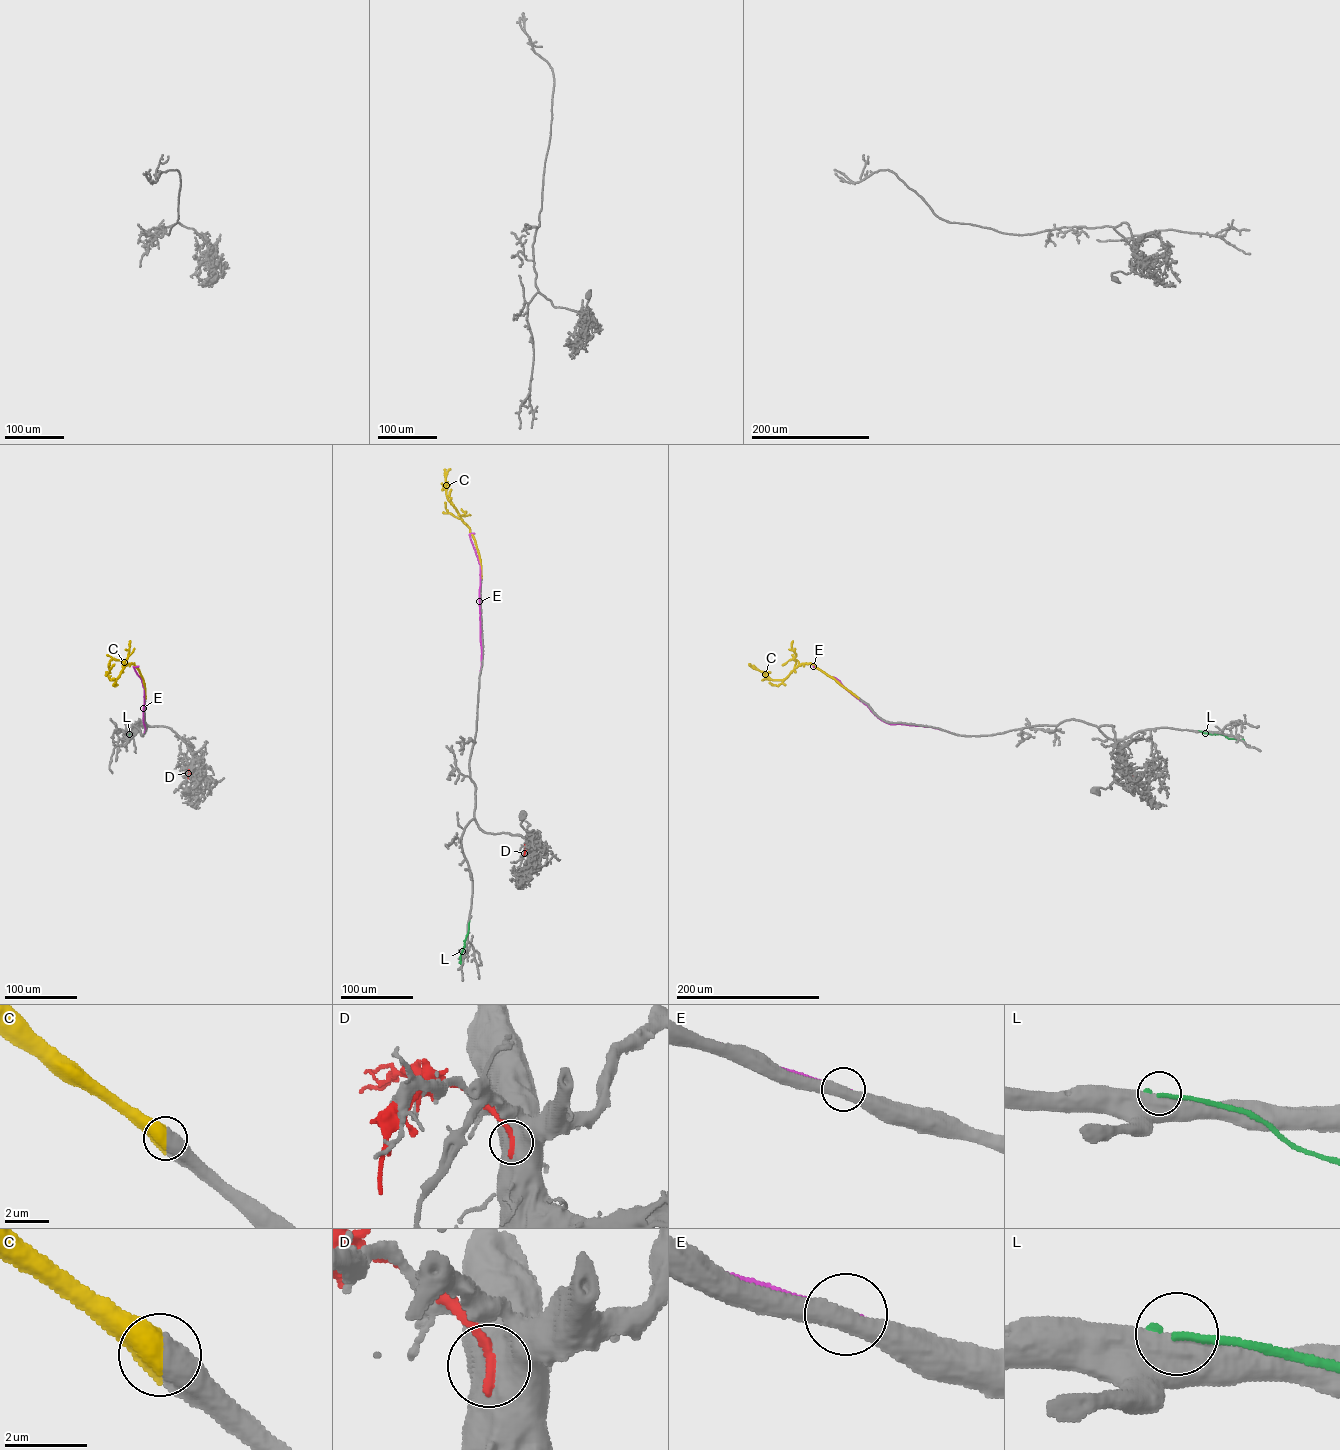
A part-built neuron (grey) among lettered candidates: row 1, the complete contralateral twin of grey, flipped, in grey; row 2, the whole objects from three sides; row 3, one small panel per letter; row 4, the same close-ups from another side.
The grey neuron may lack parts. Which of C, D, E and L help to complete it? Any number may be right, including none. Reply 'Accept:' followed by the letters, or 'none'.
Accept: C

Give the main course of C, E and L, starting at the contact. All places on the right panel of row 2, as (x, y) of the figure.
C: (859, 698), (810, 663), (802, 663), (780, 680), (771, 679), (749, 664)
E: (951, 732), (885, 722), (837, 679), (813, 666)
L: (1198, 731), (1242, 739)

